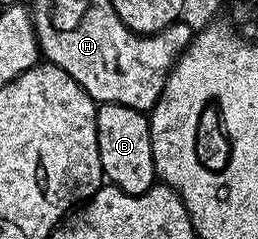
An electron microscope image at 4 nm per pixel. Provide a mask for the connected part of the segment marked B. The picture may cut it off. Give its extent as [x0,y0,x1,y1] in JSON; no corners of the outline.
[96,102,155,194]

